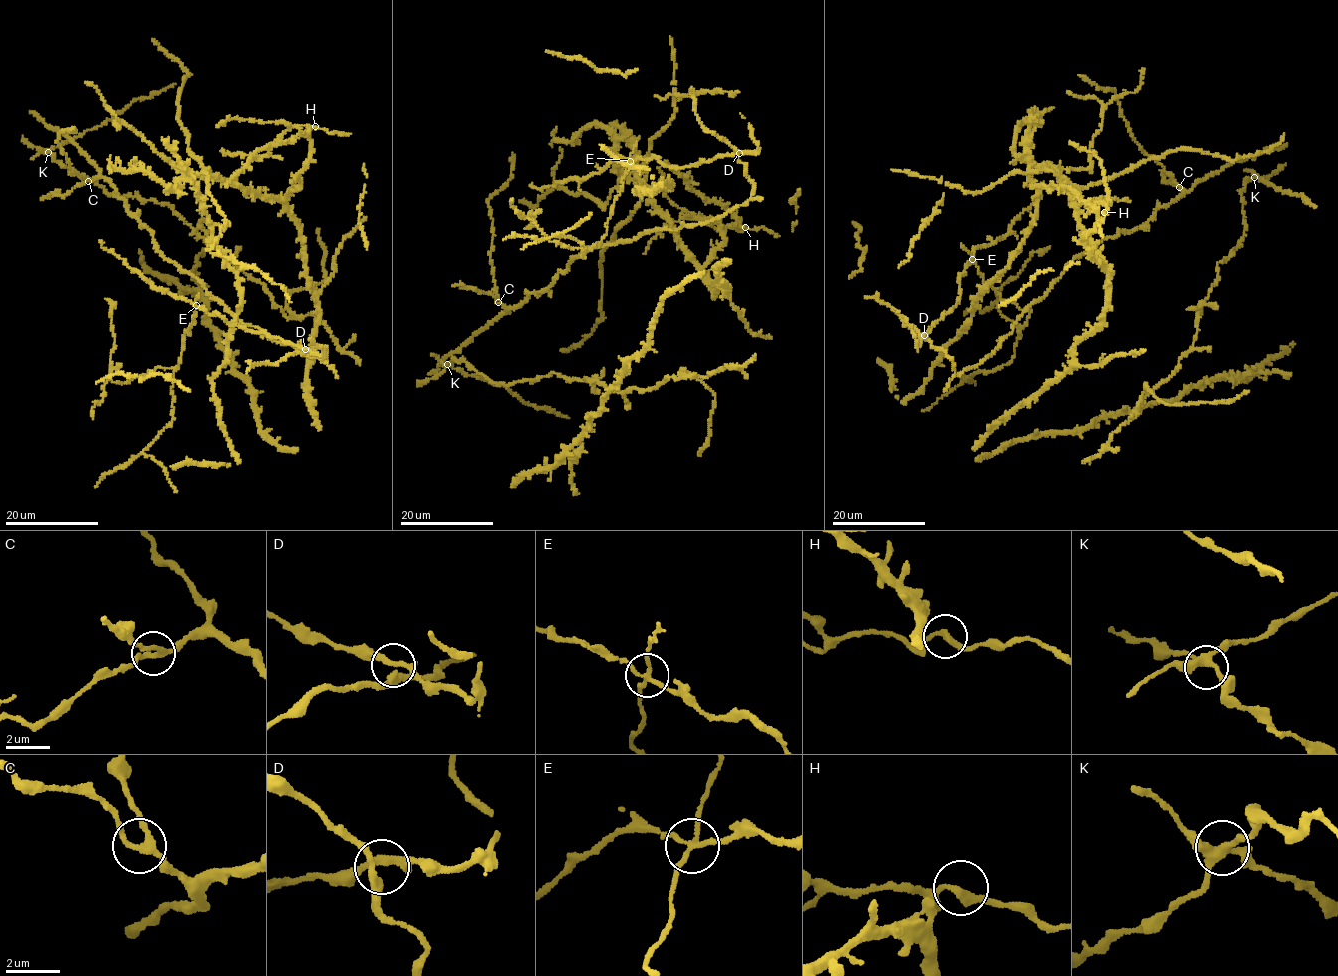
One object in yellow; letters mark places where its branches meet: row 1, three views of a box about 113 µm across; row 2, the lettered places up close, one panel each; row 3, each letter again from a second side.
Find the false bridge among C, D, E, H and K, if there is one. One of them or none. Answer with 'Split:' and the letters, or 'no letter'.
Split: E

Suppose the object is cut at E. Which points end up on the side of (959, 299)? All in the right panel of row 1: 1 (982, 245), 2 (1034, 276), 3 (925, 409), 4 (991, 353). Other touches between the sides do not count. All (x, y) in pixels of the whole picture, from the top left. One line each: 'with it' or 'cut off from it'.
1: with it
2: with it
3: cut off from it
4: with it

